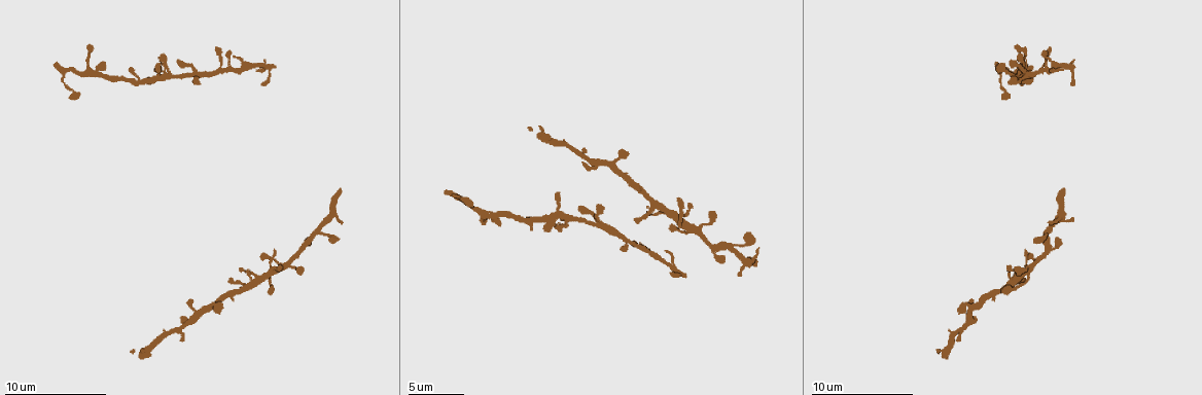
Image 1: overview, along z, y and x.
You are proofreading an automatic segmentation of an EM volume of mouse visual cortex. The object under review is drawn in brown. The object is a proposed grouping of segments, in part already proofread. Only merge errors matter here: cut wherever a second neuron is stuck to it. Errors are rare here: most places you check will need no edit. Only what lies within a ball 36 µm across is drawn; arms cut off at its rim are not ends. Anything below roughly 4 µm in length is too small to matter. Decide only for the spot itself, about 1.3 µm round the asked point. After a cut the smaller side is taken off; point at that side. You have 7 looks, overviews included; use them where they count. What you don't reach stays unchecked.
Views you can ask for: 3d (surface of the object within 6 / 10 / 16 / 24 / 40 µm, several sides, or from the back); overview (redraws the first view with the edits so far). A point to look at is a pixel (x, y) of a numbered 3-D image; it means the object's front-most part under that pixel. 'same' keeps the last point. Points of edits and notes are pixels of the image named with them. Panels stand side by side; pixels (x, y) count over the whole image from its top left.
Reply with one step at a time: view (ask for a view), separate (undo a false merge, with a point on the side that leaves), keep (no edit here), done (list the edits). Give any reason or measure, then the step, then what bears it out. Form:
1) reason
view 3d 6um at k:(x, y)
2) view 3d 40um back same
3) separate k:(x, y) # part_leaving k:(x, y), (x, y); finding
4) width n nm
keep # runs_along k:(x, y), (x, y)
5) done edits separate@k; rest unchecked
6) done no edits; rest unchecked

three arms meet
view 3d 10um at 1:(571, 220)

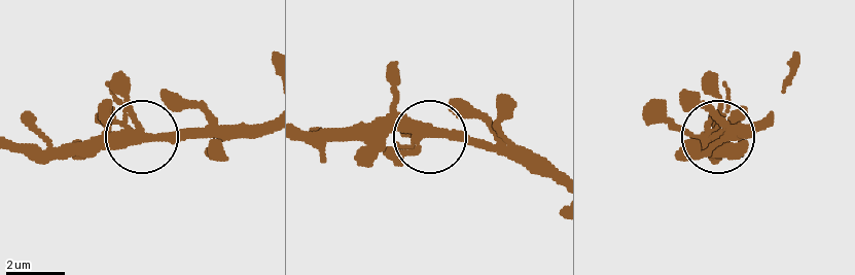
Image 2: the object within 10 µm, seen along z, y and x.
keep # all the same neuron

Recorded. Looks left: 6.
thick turns thin
view 3d 6um at 1:(622, 236)

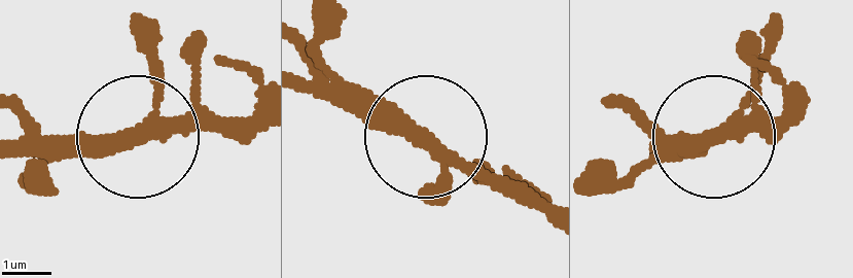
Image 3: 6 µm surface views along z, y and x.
view 3d 6um back at 3:(717, 132)

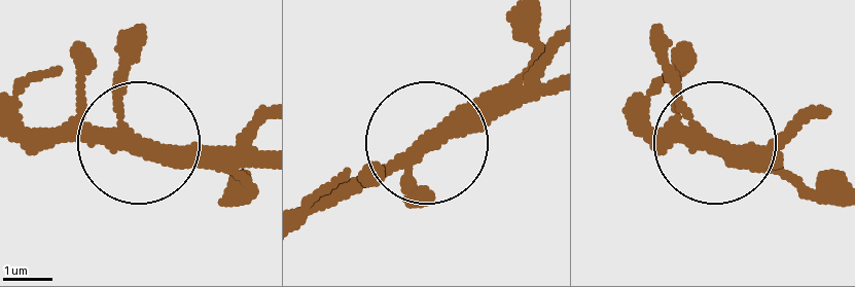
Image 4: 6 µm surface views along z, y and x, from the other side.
arms 3
keep # continuous, no second neuron

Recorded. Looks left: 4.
four or more arms meet
view 3d 10um at 1:(1026, 276)

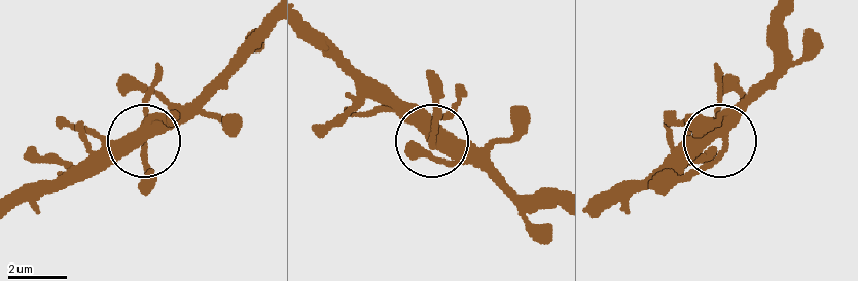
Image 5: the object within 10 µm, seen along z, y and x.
arms 4
keep # runs_along 5:(557, 207), (521, 202), (476, 163), (434, 146), (432, 90); one neuron here

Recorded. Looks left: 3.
done no edits; rest unchecked

